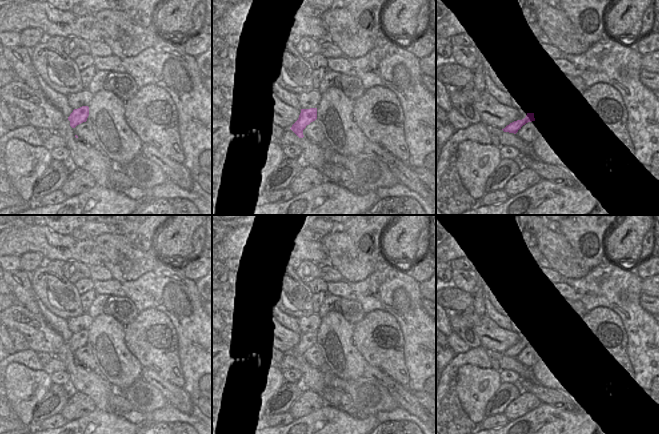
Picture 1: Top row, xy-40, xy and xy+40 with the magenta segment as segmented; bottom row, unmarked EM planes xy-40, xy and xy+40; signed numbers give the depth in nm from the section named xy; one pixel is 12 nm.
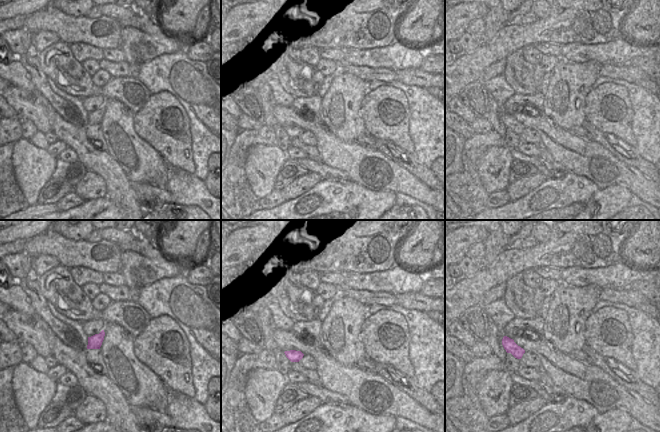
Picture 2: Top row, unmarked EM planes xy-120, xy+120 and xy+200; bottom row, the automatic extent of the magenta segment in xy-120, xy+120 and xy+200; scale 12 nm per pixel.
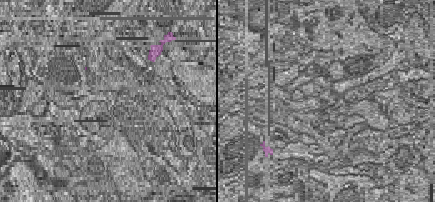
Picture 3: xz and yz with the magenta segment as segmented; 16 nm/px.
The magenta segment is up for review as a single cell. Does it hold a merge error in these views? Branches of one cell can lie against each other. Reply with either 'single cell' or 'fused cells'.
single cell

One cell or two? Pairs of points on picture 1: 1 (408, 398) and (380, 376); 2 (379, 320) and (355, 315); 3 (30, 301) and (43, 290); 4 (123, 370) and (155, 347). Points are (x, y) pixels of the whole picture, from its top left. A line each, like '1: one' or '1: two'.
1: one
2: two
3: two
4: two

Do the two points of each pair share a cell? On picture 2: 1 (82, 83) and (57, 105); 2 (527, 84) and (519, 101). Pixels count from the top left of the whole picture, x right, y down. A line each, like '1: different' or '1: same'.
1: different
2: different

